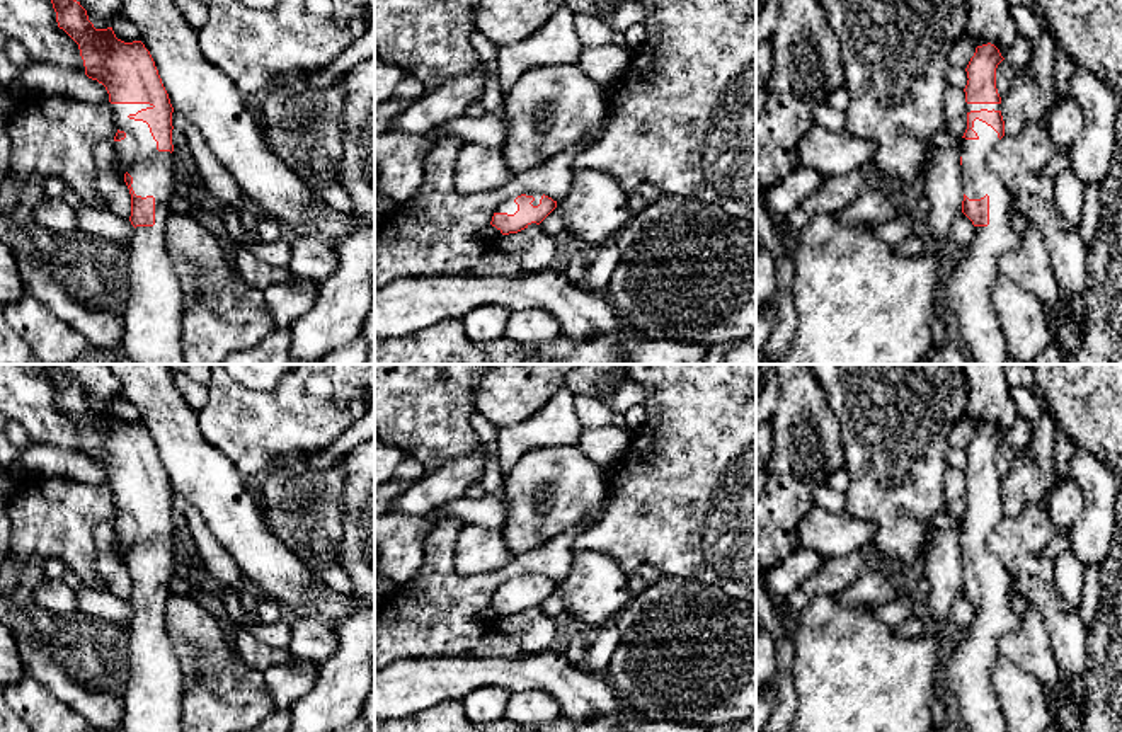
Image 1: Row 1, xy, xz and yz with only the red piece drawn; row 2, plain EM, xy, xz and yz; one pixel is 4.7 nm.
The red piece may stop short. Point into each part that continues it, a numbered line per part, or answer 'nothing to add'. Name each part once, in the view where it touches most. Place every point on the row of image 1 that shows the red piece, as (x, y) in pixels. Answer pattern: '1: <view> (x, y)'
1: xy (154, 315)

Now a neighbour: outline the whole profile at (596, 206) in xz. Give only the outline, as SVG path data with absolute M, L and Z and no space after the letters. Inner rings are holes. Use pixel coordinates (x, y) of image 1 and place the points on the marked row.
M577 169L569 194L557 201L557 208L565 216L565 230L596 249L632 218L628 196L610 175Z

